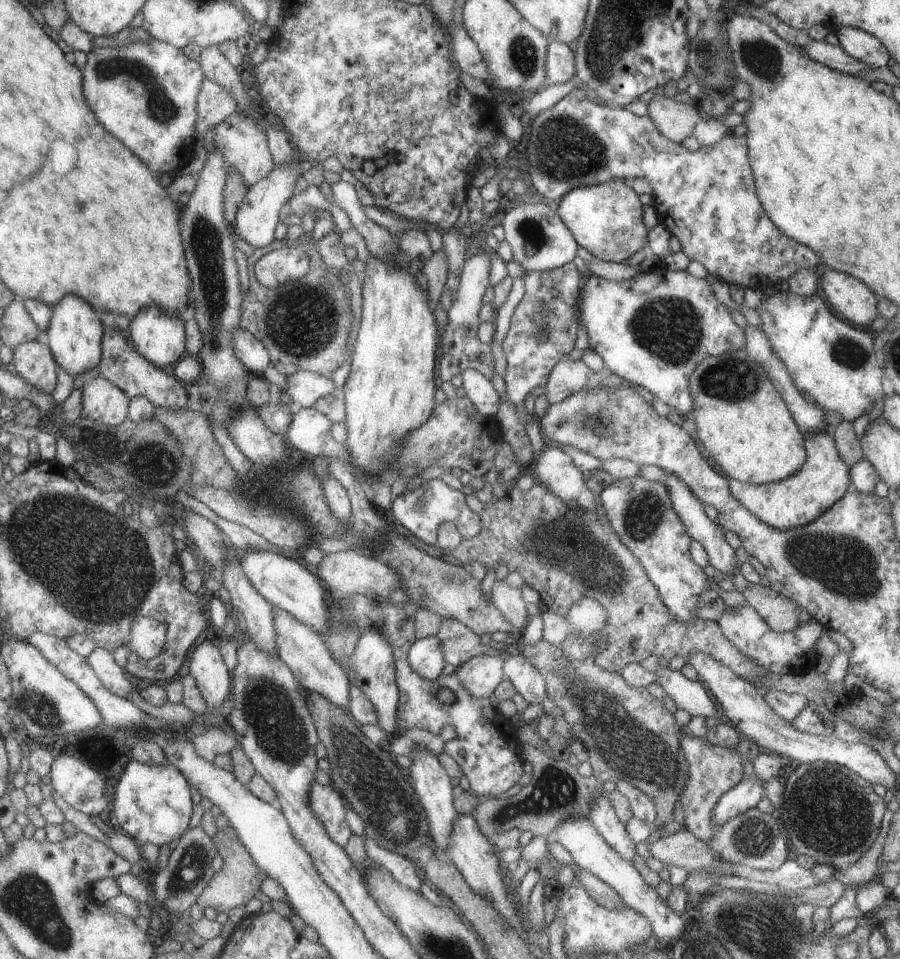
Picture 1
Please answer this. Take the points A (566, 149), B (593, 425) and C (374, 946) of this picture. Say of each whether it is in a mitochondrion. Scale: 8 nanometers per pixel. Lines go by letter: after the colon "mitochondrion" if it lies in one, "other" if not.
A: mitochondrion
B: mitochondrion
C: other

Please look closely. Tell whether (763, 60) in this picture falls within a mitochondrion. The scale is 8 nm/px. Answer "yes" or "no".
yes

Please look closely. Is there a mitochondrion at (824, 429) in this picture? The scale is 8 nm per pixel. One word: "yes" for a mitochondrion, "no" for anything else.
no

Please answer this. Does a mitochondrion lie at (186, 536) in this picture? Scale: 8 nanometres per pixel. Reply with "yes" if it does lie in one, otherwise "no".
no

